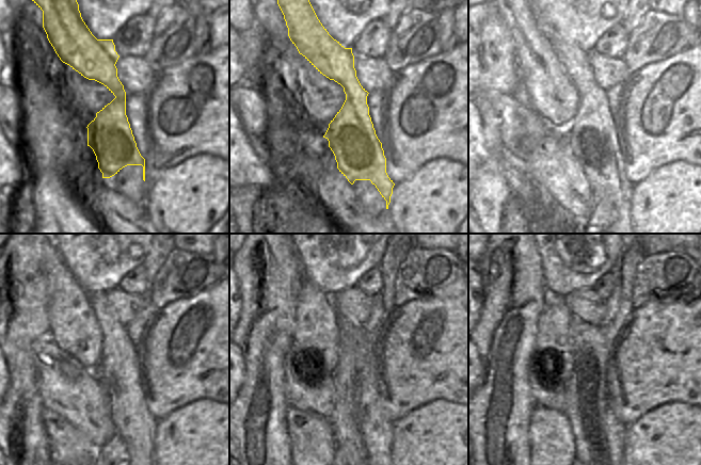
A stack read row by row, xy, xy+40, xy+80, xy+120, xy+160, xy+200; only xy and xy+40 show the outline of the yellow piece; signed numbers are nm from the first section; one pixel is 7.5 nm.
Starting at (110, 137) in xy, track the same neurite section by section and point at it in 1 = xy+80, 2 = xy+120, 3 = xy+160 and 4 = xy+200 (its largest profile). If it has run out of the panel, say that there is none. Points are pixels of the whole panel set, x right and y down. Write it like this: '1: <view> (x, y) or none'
1: xy+80 (593, 134)
2: xy+120 (118, 371)
3: xy+160 (378, 430)
4: xy+200 (617, 431)

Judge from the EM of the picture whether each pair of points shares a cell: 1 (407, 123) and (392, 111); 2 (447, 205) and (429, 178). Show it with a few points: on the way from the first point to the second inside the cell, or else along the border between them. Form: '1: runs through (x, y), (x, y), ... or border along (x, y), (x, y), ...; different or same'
1: runs through (402, 119), (399, 119), (396, 115); same
2: runs through (441, 198), (441, 190), (435, 185); same

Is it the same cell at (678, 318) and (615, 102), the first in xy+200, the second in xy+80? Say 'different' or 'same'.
different

